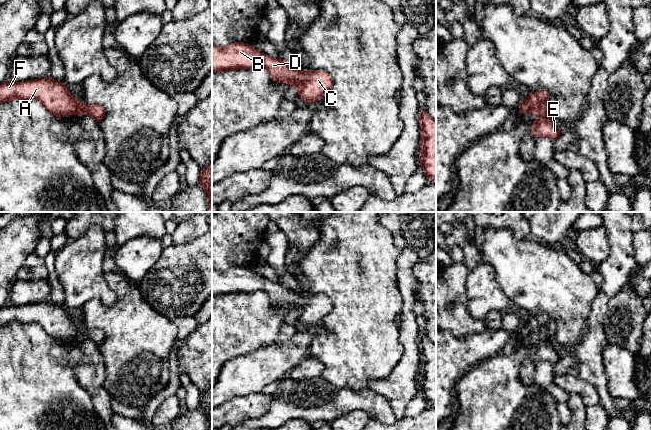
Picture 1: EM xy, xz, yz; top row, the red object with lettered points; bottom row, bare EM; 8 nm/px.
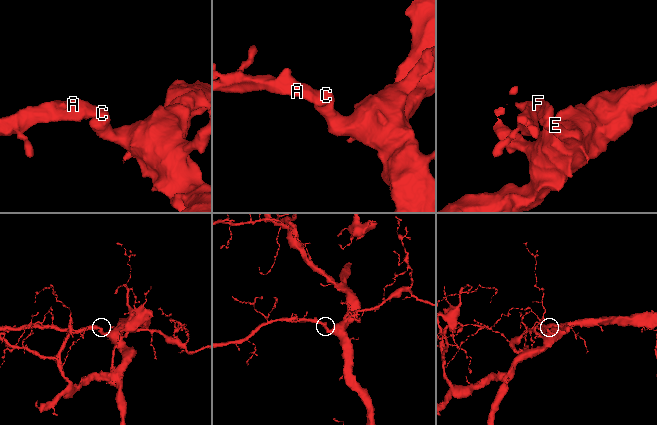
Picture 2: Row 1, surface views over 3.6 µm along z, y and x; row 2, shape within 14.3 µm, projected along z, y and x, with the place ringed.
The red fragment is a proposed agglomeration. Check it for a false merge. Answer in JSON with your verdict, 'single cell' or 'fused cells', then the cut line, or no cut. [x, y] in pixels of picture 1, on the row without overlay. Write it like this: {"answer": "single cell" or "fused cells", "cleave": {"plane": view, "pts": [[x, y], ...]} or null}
{"answer": "single cell", "cleave": null}

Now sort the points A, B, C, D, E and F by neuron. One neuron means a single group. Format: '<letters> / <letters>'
A B C D E F

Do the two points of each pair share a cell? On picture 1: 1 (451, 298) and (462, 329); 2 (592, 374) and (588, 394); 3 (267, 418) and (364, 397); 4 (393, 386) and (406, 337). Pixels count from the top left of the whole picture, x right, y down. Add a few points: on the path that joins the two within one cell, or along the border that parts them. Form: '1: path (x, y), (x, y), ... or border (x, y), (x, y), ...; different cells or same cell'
1: path (455, 306), (455, 318), (458, 321); same cell
2: border (568, 374), (591, 383), (597, 391), (599, 403); different cells
3: path (291, 410), (319, 408), (322, 405), (340, 401); same cell
4: path (405, 374), (409, 367), (409, 349); same cell

